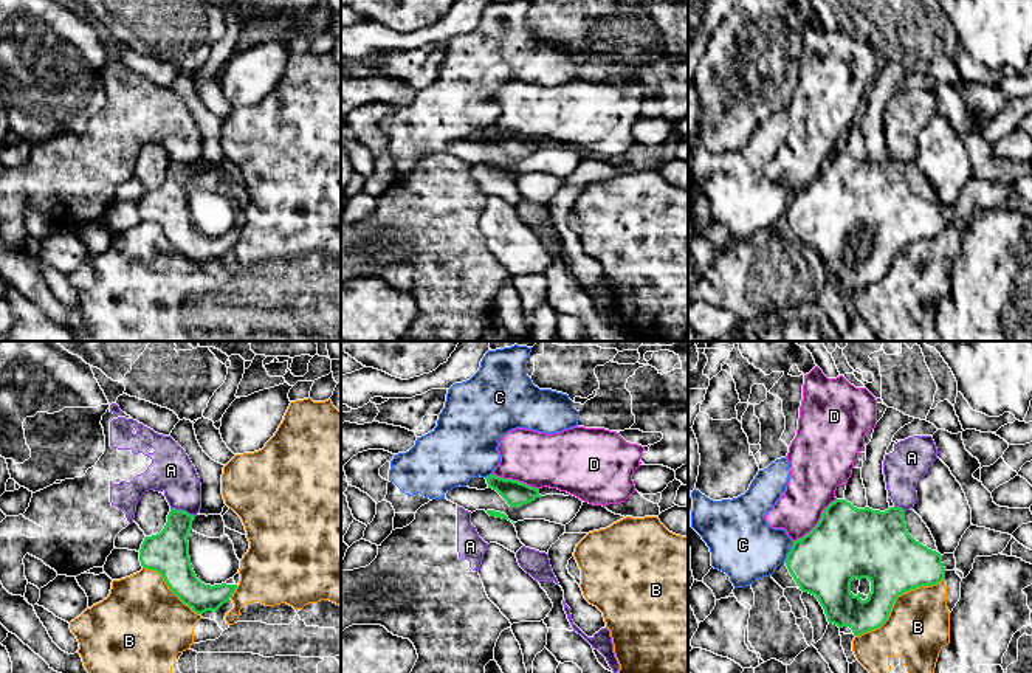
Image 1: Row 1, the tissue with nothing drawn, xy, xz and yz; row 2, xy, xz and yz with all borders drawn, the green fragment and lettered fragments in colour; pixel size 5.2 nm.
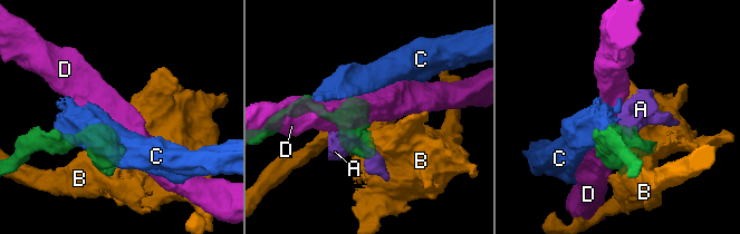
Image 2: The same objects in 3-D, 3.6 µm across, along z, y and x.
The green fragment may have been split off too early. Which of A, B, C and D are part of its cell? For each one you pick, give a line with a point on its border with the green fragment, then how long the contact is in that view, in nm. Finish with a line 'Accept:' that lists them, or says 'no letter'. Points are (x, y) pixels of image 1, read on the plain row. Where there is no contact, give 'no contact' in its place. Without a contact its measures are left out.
Accept: no letter

